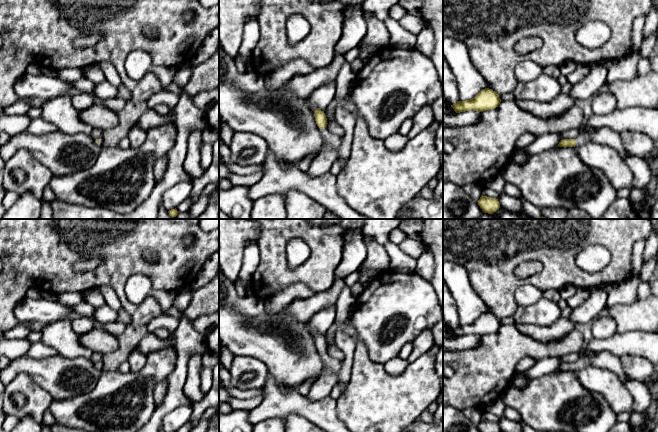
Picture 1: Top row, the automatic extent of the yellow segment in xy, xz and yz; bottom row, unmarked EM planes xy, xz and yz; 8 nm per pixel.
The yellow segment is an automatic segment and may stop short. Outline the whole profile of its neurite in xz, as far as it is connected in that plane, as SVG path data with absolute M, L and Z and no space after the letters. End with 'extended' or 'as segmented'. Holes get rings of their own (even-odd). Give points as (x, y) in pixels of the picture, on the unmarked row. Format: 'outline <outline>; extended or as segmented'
outline M316 333L314 335L314 340L317 350L321 353L325 370L312 384L307 394L307 398L313 402L329 396L332 388L338 383L339 373L343 364L343 361L331 357L326 352L328 347L324 335Z; extended

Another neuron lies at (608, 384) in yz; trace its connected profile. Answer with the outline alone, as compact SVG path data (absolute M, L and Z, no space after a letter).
M587 366L576 369L575 375L585 389L600 393L616 414L631 413L632 395L615 373L596 366Z

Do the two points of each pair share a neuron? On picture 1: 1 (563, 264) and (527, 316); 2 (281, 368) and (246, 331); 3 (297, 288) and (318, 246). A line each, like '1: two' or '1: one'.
1: two
2: one
3: two

